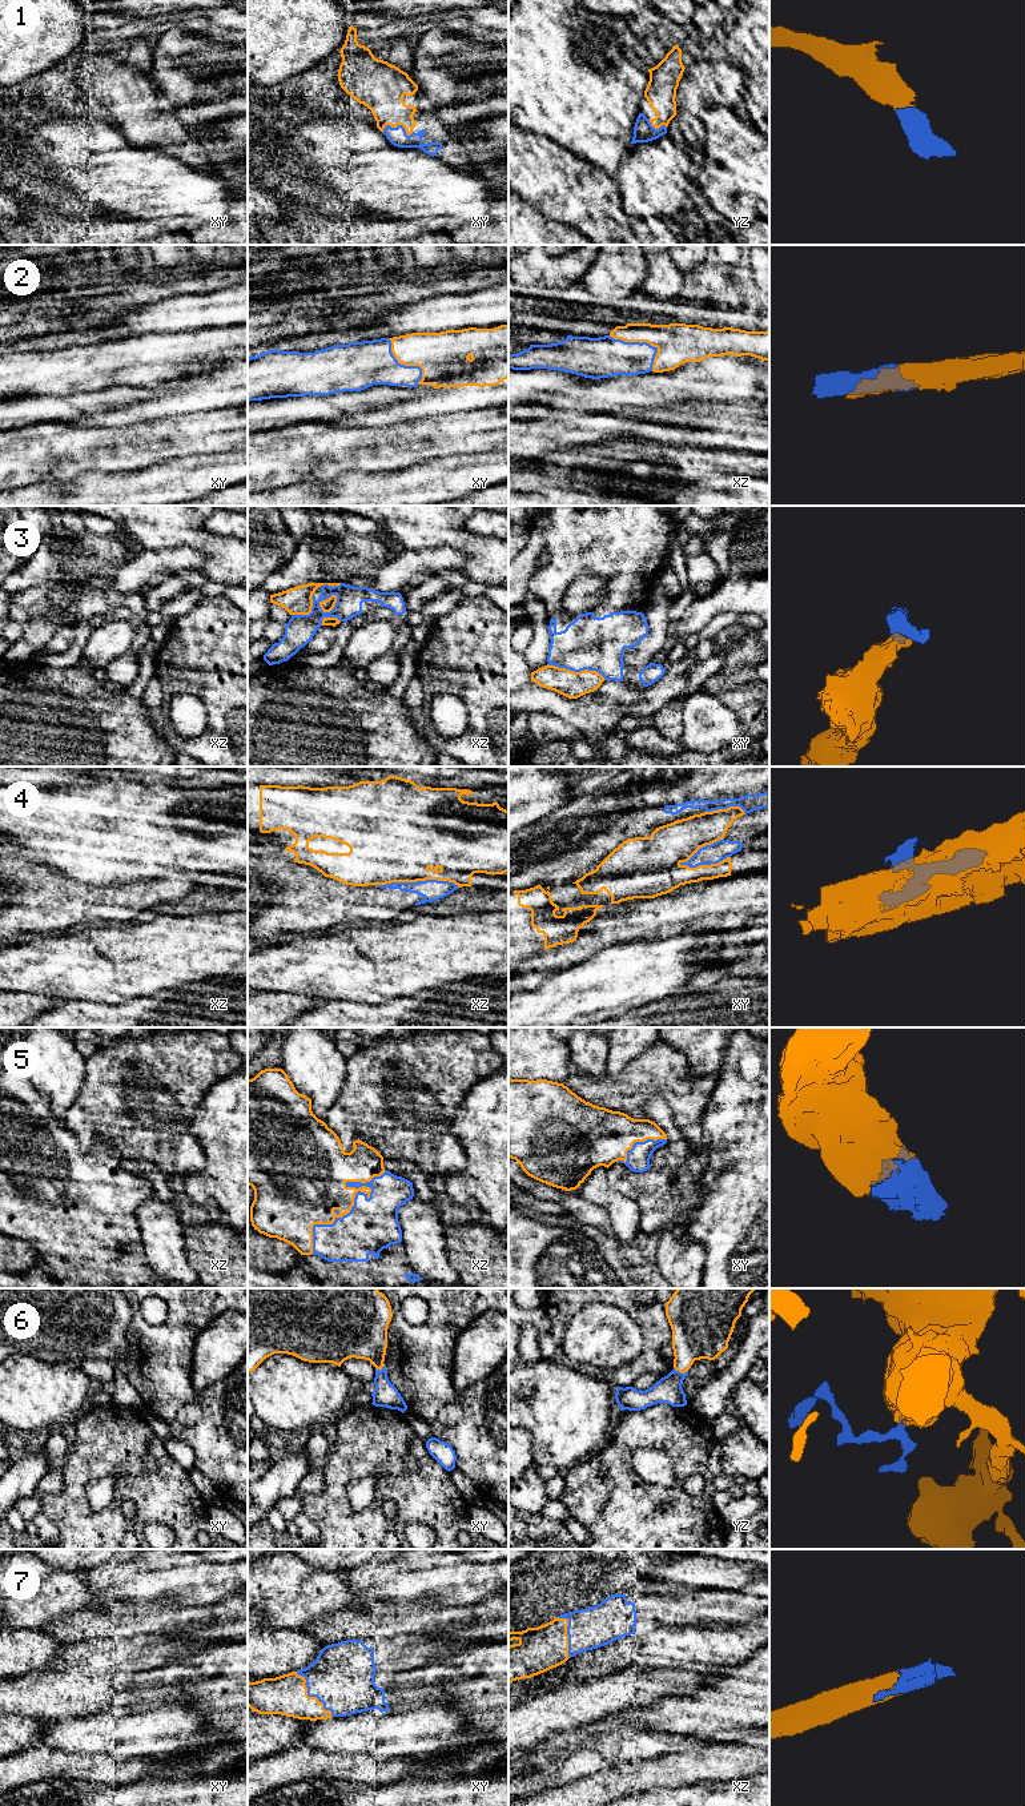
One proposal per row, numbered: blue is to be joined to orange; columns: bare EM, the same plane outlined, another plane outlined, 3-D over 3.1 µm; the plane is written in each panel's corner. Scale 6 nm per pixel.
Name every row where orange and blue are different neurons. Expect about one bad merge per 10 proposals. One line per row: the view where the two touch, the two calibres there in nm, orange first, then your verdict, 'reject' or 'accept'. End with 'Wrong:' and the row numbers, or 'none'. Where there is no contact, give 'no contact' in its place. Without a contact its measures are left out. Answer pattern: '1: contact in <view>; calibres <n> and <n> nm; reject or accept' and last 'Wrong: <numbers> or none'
1: contact in xy; calibres 280 and 110 nm; accept
2: contact in xz; calibres 240 and 240 nm; accept
3: contact in xy; calibres 160 and 320 nm; reject
4: contact in xy; calibres 260 and 120 nm; reject
5: contact in xz; calibres 380 and 320 nm; accept
6: contact in yz; calibres 300 and 160 nm; accept
7: contact in xy; calibres 240 and 380 nm; accept
Wrong: 3, 4

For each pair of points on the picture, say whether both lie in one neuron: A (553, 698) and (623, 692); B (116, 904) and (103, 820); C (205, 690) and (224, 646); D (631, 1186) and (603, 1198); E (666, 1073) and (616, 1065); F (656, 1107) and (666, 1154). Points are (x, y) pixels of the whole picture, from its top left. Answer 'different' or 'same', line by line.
A: same
B: different
C: same
D: different
E: different
F: same

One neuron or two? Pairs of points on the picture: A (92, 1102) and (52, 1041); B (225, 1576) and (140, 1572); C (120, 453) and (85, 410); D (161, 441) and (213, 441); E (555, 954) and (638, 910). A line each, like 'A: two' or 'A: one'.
A: two
B: one
C: two
D: one
E: one

